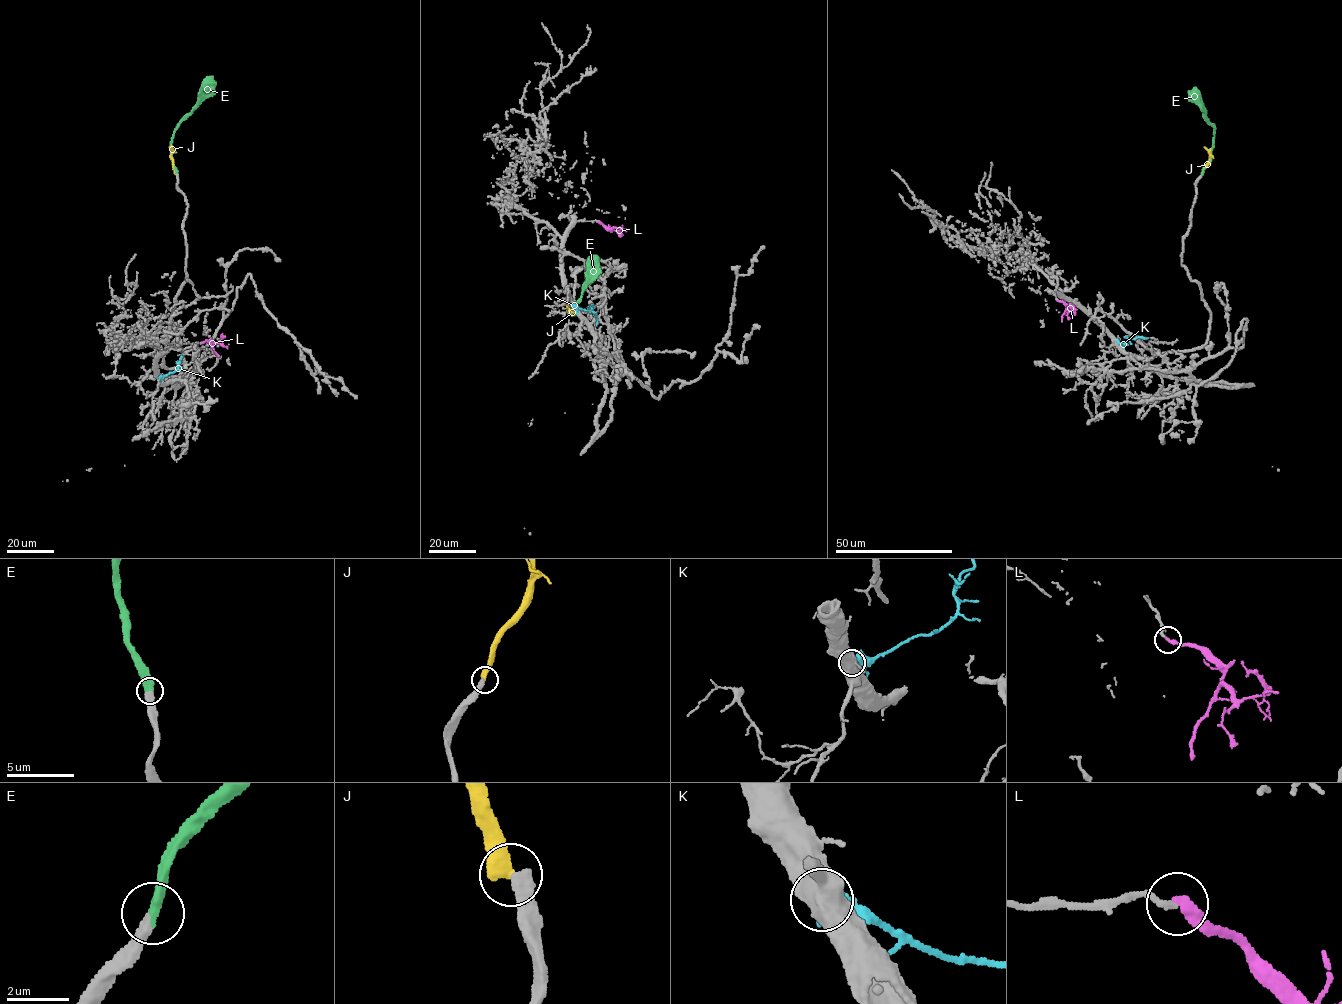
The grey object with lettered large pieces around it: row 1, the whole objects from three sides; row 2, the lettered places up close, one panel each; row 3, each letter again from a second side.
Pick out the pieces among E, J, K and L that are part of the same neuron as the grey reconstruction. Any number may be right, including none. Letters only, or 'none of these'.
E

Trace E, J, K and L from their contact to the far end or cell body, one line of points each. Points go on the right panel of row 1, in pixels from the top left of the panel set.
E: (1201, 174), (1210, 159), (1214, 129), (1205, 117), (1196, 89)
J: (1202, 174), (1210, 157), (1204, 146)
K: (1117, 341), (1125, 345), (1130, 339), (1148, 338)
L: (1057, 300), (1063, 301), (1070, 311), (1074, 309), (1068, 306)

